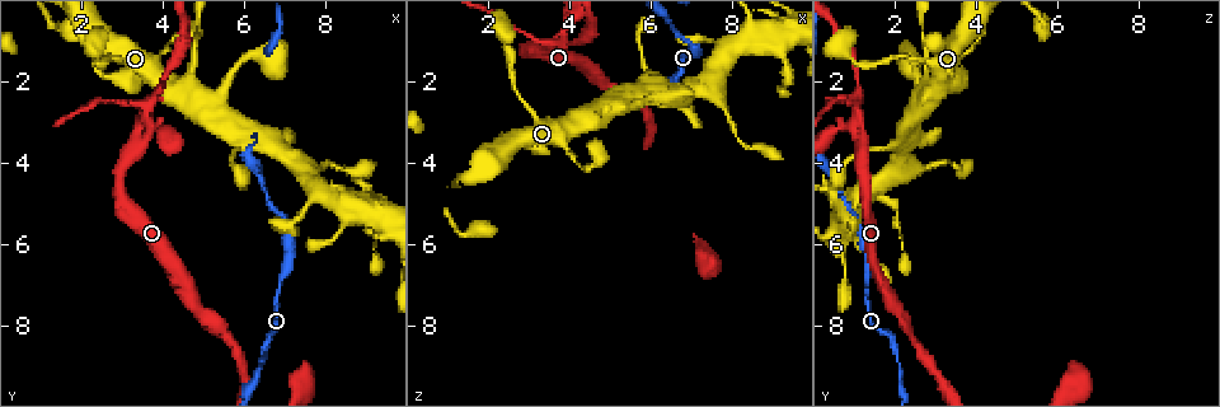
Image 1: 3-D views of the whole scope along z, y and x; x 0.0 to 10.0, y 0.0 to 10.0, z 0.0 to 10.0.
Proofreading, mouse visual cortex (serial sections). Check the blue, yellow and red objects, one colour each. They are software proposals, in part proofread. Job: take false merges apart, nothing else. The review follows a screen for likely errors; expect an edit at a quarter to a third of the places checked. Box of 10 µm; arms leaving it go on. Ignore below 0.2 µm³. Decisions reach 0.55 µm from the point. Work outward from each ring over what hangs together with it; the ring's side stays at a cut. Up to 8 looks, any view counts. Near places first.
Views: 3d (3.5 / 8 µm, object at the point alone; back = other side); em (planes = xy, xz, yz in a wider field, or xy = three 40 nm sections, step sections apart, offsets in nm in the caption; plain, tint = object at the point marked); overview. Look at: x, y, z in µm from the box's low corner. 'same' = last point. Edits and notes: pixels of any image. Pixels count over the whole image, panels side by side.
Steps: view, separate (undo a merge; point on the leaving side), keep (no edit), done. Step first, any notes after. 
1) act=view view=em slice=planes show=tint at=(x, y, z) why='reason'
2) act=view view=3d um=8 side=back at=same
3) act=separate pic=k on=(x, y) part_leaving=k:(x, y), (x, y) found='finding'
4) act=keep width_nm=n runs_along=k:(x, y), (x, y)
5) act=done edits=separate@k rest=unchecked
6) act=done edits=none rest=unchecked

act=view view=em slice=xy step=3 show=tint at=(4.70, 1.75, 2.80) why='calibre changes'

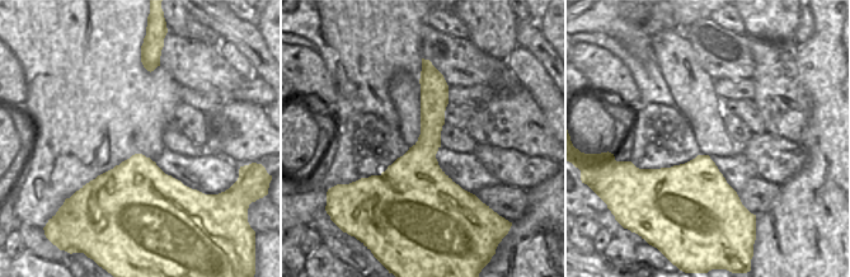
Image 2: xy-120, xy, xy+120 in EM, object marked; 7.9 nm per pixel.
act=view view=3d um=3.5 at=same why='see where the arms go'

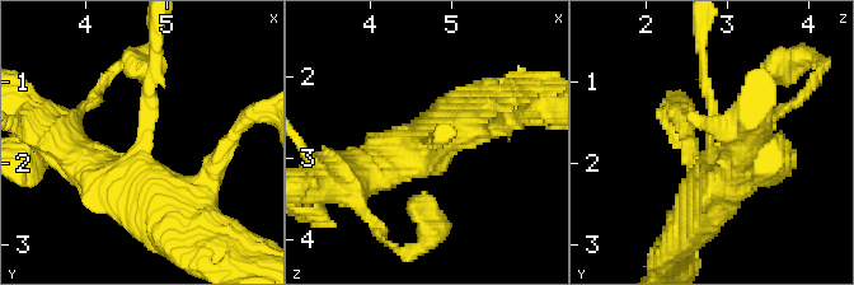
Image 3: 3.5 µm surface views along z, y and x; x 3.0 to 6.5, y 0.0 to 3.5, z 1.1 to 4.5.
act=keep width_nm=360 runs_along=3:(93, 173), (128, 185), (151, 64) found='continuous, no second cell'

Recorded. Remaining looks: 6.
act=view view=3d um=8 side=back at=(3.50, 2.50, 1.00) why='abrupt turn'

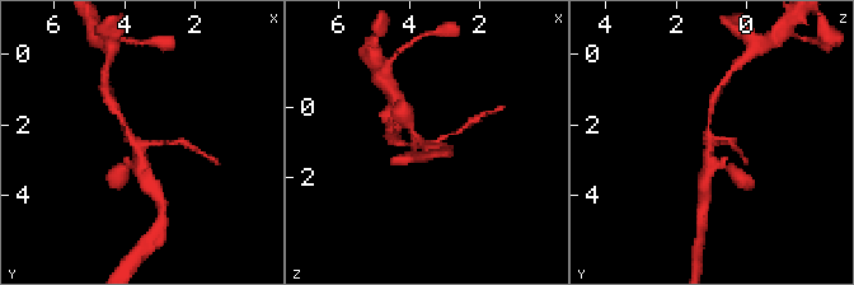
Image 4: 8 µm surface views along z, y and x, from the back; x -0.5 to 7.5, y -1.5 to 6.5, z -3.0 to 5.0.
act=view view=3d um=3.5 at=same

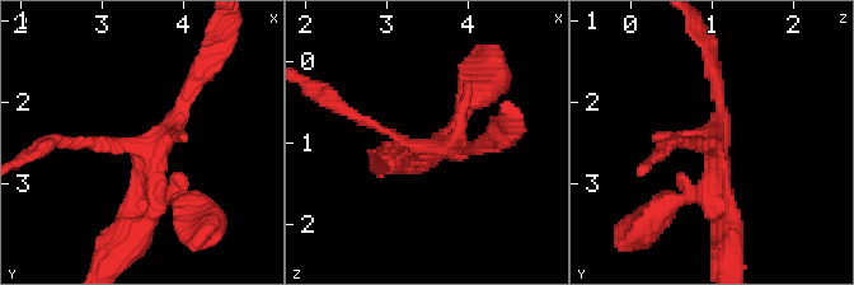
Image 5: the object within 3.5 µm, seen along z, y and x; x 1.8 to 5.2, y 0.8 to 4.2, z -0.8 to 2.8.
act=view view=em slice=xy step=1 show=tint at=(3.45, 2.55, 1.05)

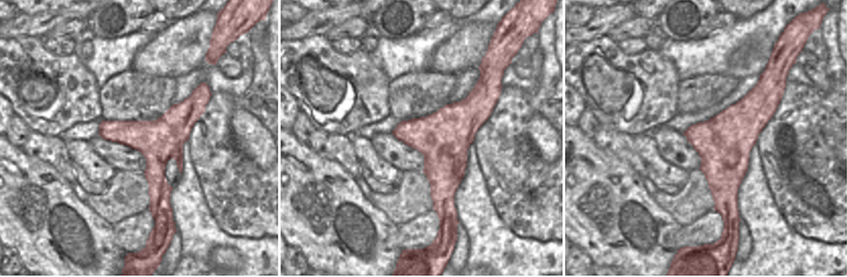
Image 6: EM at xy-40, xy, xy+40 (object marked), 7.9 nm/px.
act=keep width_nm=420 runs_along=5:(148, 222), (136, 144), (59, 140) found='continuous, no second cell'

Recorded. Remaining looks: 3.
act=view view=3d um=3.5 at=(6.95, 6.85, 1.35) why='calibre changes'

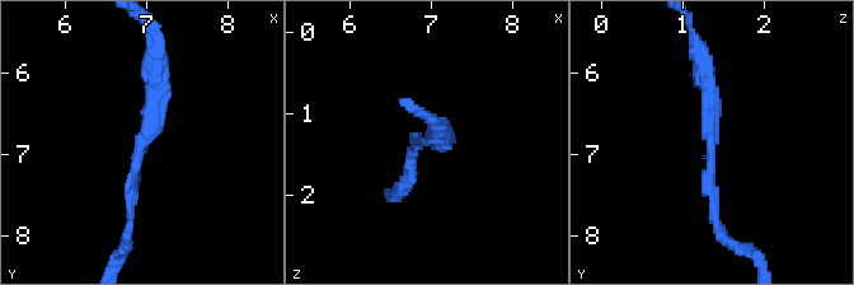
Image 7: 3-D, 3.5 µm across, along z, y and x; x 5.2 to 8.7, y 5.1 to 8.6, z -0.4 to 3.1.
act=view view=em slice=planes show=tint at=(6.95, 6.90, 1.35)

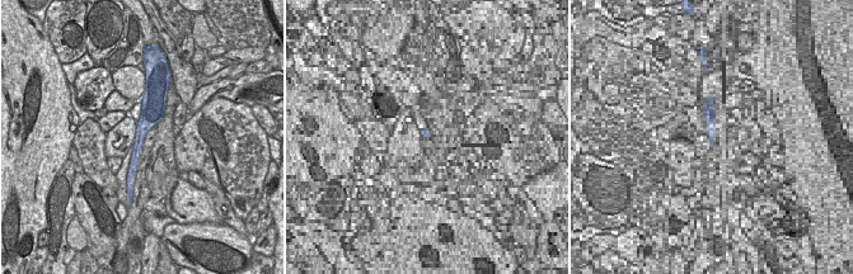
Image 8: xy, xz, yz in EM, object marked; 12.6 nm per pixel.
act=view view=em slice=xy step=3 show=tint at=same why='cut it another way'

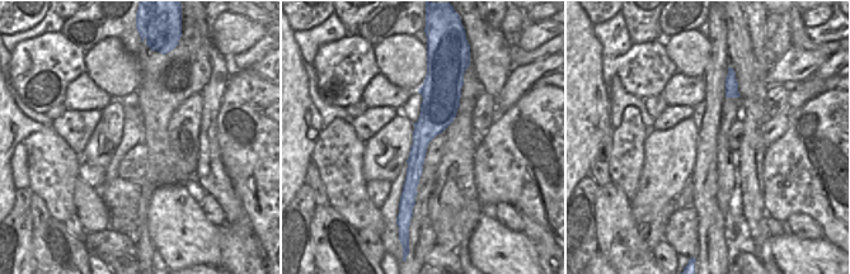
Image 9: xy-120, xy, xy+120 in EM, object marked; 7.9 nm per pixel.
act=keep width_nm=260 runs_along=7:(128, 227), (153, 59) found='one cell here'

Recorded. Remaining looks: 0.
act=done edits=none rest=unchecked

